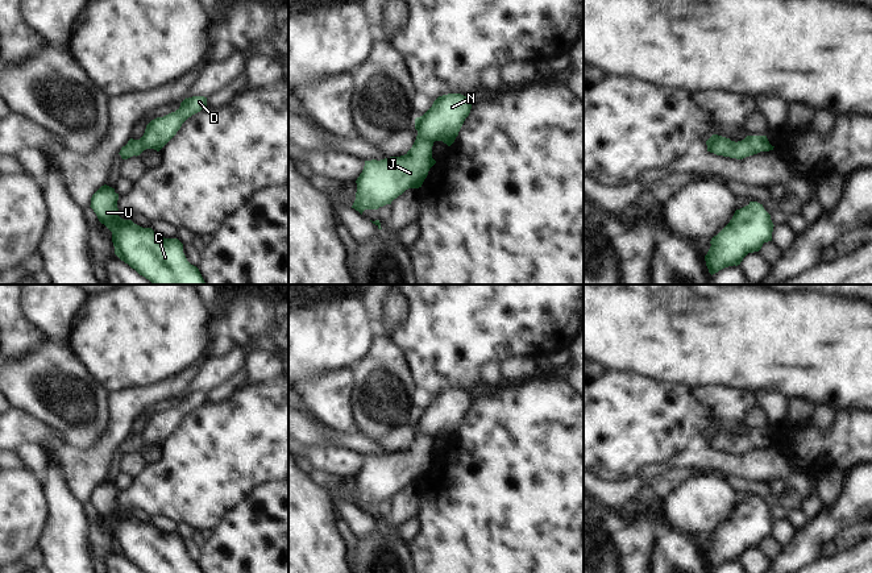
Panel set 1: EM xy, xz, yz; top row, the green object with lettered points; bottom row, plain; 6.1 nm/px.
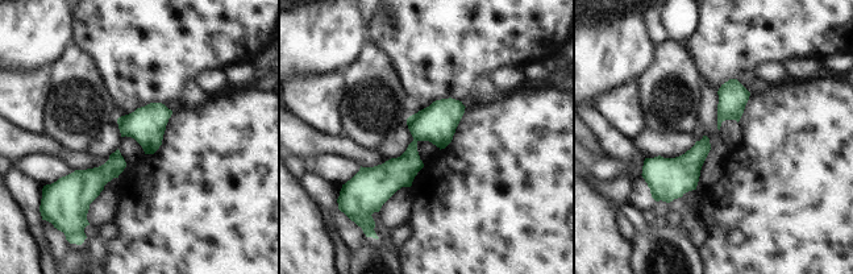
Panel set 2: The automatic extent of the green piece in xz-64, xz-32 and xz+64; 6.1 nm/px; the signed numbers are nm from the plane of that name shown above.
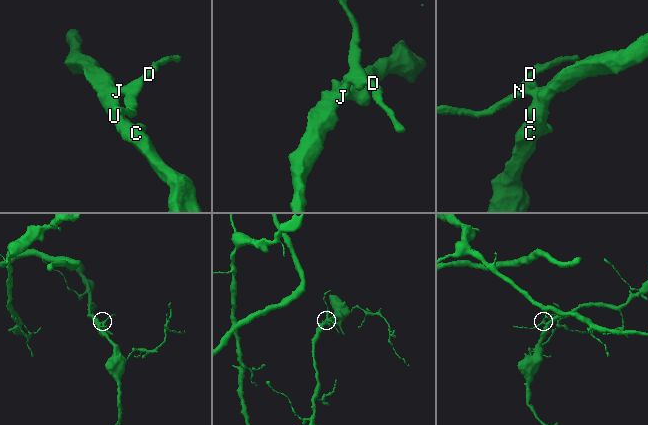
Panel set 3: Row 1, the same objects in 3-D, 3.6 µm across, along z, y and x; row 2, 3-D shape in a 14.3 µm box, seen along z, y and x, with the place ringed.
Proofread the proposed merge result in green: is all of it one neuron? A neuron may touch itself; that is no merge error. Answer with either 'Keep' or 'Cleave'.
Keep.

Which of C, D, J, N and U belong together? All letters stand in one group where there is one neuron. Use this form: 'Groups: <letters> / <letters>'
Groups: C D J N U.

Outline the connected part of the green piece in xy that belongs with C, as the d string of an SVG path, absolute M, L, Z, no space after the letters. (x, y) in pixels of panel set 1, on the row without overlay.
M104 479L91 493L91 503L99 516L112 527L115 549L145 573L203 573L199 564L191 560L184 548L183 539L178 533L165 533L151 523L142 523L132 515L119 511L119 489Z

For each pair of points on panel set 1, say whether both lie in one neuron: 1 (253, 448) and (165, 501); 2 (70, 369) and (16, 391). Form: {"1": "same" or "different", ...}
{"1": "same", "2": "same"}

